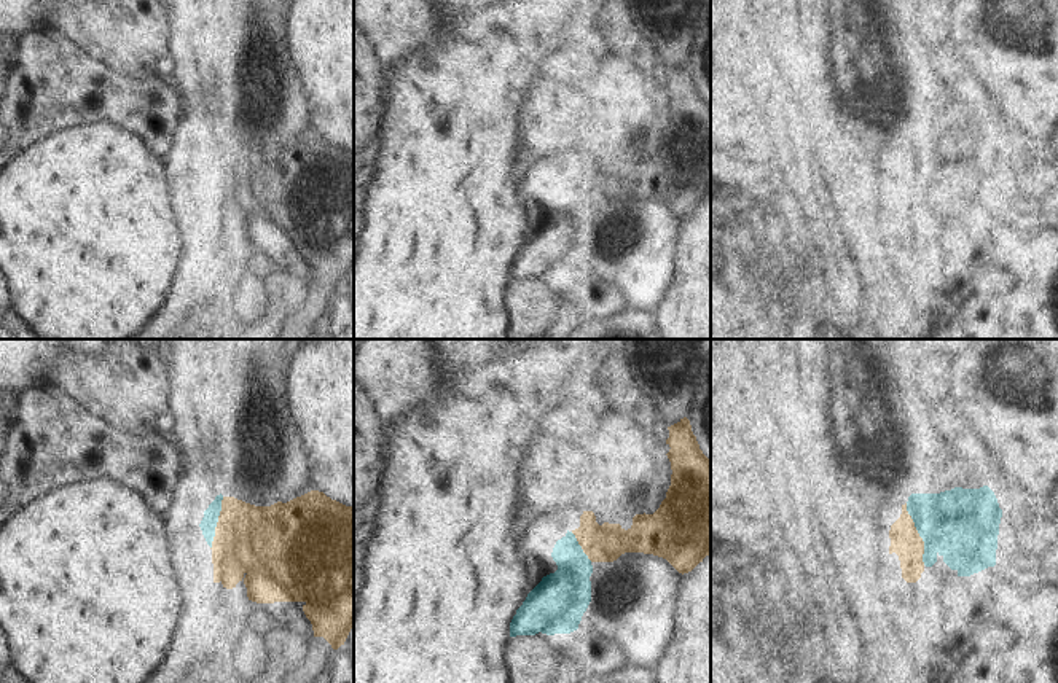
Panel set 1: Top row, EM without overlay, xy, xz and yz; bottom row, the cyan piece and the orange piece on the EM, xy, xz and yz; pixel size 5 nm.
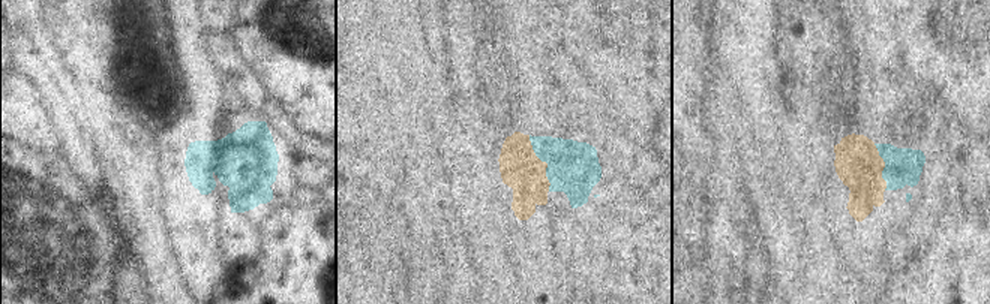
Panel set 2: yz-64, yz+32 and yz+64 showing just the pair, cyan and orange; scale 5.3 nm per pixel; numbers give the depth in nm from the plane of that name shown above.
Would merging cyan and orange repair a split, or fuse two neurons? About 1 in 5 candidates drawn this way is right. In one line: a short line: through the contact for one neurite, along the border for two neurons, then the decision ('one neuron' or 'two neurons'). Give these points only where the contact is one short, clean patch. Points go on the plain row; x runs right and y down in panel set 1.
yz (905, 147), (905, 153), (923, 185), (924, 207) | two neurons

